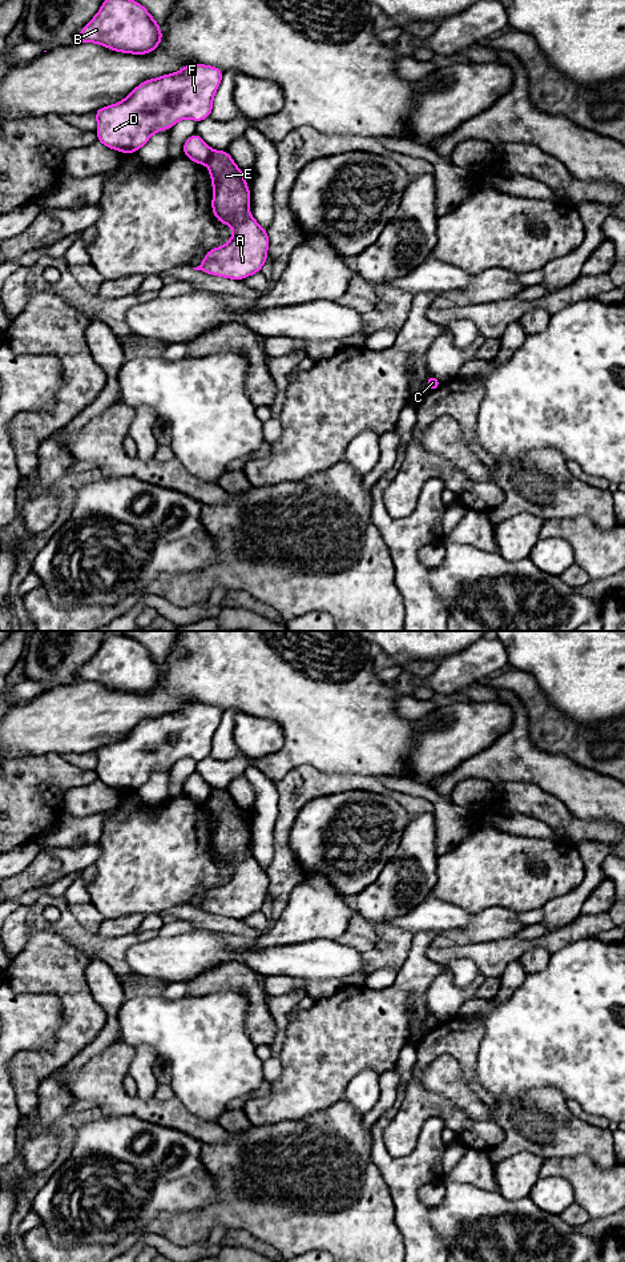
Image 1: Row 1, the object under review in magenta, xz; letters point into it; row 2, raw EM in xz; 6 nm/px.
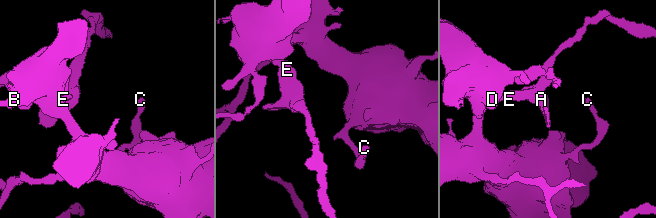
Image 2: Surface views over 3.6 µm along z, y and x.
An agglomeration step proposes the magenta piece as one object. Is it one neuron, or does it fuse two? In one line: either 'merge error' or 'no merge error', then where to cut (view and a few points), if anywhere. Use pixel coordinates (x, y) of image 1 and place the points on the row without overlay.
merge error; cut in xz along (213, 790), (205, 802)

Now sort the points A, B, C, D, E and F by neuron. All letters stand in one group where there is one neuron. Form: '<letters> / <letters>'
A E / B C D F

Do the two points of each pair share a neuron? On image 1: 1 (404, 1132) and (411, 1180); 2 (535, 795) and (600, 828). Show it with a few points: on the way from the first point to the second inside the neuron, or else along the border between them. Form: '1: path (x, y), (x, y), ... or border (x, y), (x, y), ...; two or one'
1: border (422, 1126), (408, 1153), (392, 1156), (384, 1148); two
2: path (551, 811), (568, 828), (584, 828); one

